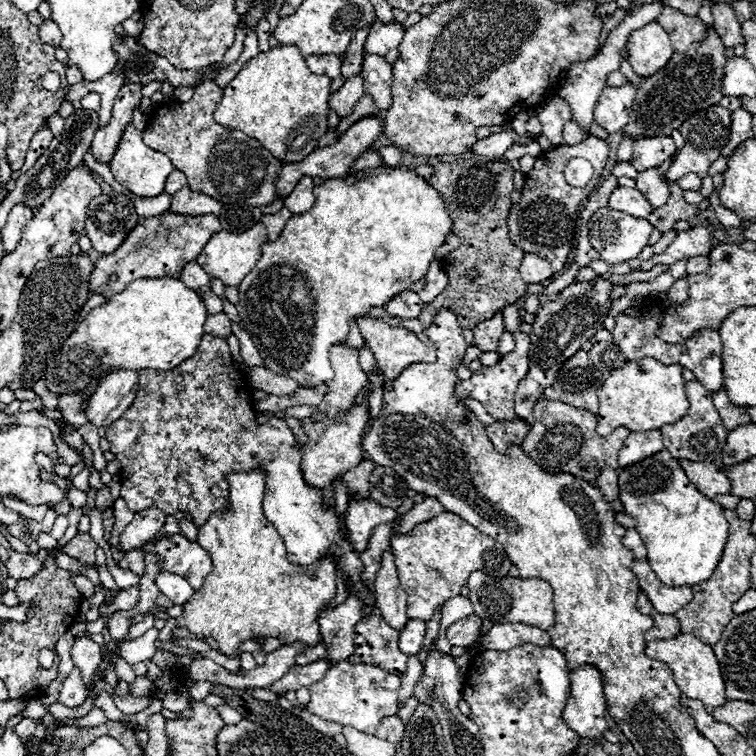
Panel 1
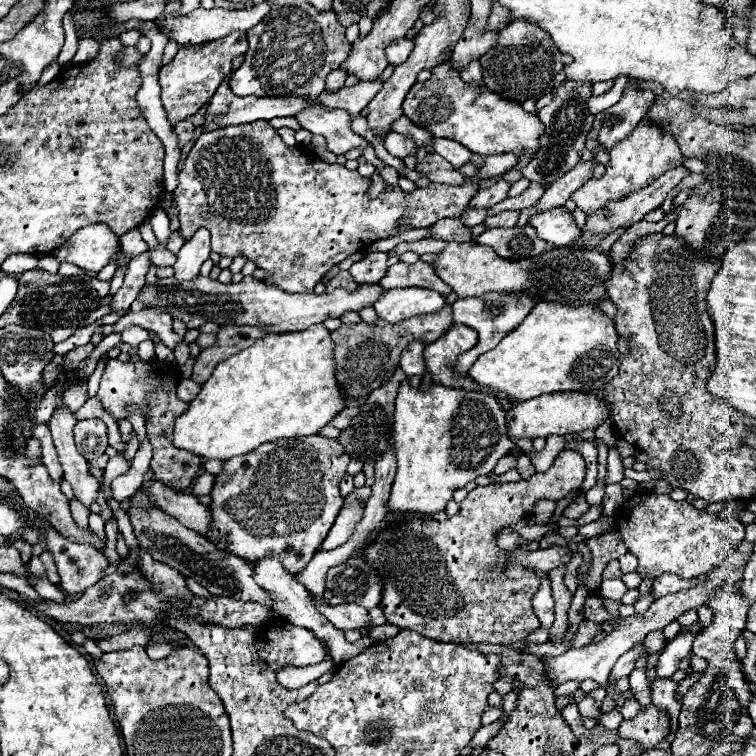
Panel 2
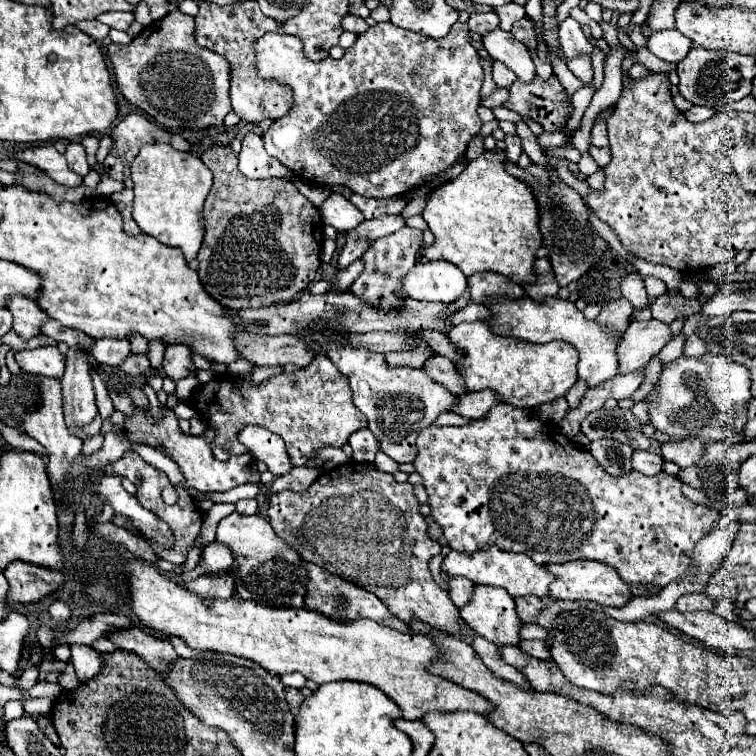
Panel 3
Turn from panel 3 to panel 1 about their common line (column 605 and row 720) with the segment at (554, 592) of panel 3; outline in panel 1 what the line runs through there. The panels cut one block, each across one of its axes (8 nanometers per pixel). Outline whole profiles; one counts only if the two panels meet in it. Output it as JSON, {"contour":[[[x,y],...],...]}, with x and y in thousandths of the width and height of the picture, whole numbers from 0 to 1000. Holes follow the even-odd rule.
{"contour":[[[772,878],[754,889],[754,923],[746,937],[749,960],[765,968],[767,976],[796,979],[804,966],[804,955],[799,950],[802,923],[796,910],[796,892]]]}

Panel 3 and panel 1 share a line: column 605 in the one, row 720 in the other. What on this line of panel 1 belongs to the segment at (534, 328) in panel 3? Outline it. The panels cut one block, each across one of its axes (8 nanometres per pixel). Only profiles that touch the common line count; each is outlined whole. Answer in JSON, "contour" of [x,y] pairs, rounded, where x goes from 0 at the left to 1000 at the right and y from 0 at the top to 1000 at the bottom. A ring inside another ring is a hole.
{"contour":[[[447,876],[434,884],[431,894],[410,907],[410,929],[407,929],[407,942],[437,952],[447,955],[452,960],[468,960],[476,968],[489,968],[497,971],[500,958],[511,947],[526,944],[526,910],[529,910],[529,897],[521,892],[511,892],[508,886],[497,881],[484,881],[484,878],[463,878]]]}

